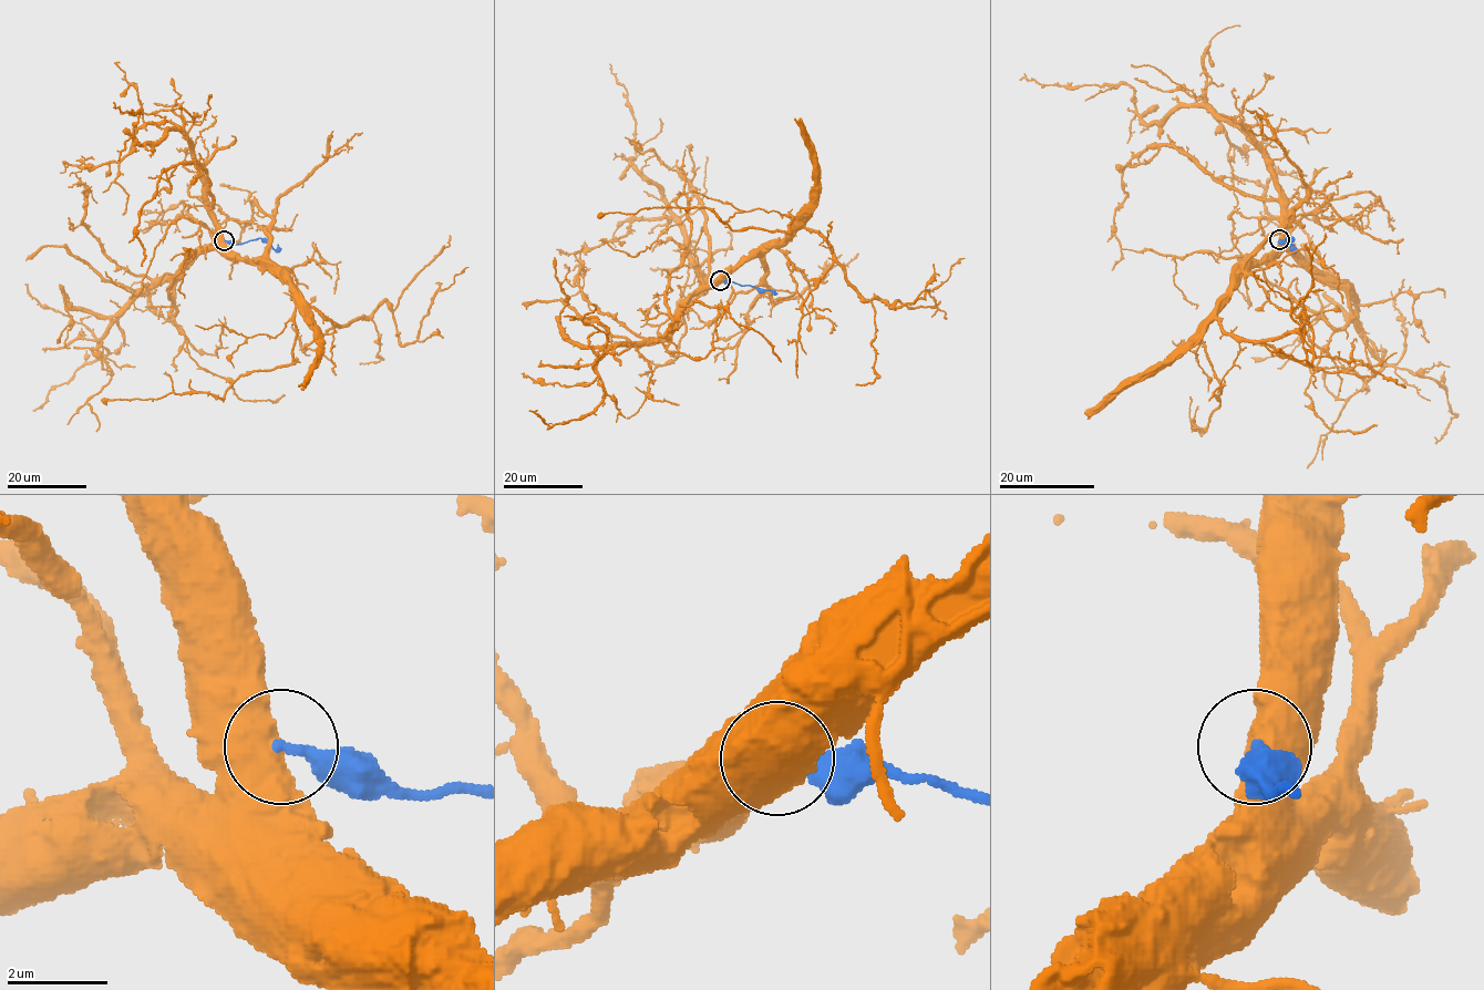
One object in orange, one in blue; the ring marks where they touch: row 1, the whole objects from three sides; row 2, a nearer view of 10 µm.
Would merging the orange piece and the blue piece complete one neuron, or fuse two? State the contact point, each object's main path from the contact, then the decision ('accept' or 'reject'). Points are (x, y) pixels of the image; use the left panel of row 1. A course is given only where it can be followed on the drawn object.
(224, 240) | orange via (225, 240), (337, 325), (370, 316), (384, 302), (401, 344), (416, 339), (431, 298), (467, 267) | blue via (225, 240), (244, 244), (261, 237), (275, 249), (281, 248) | reject

